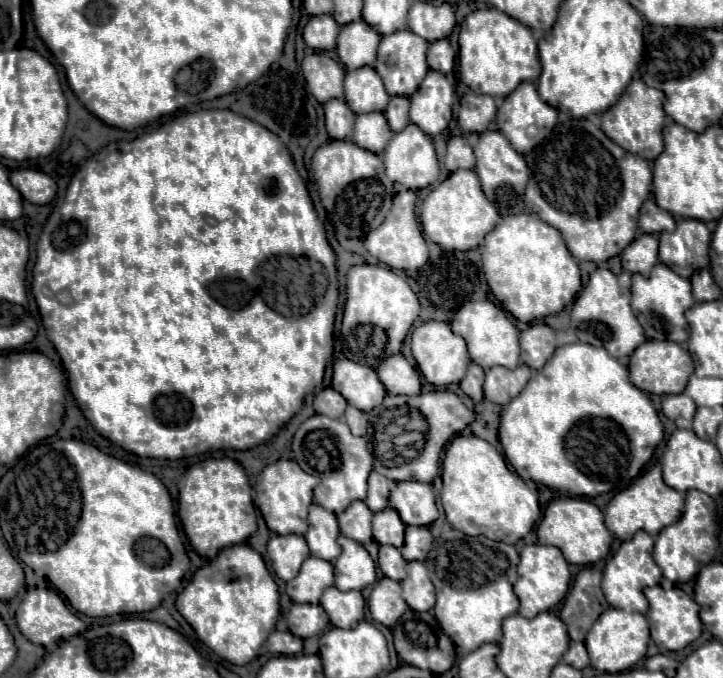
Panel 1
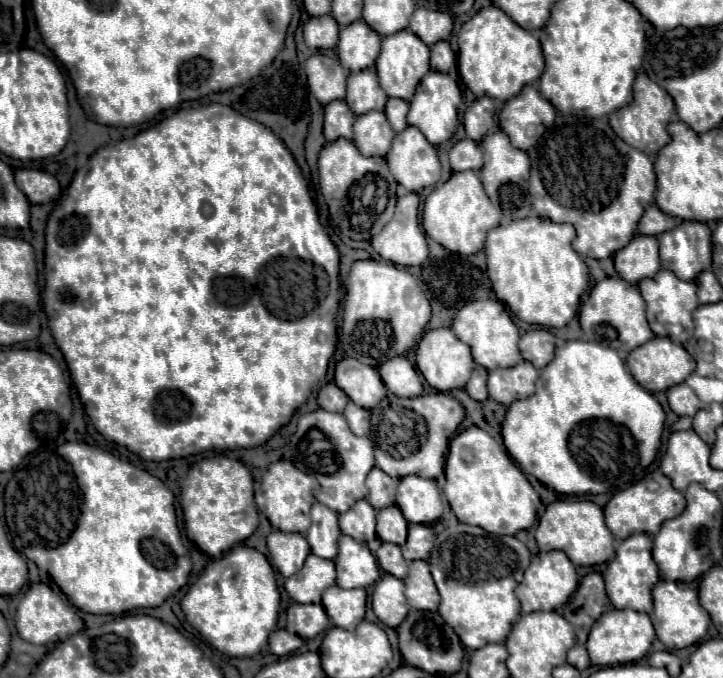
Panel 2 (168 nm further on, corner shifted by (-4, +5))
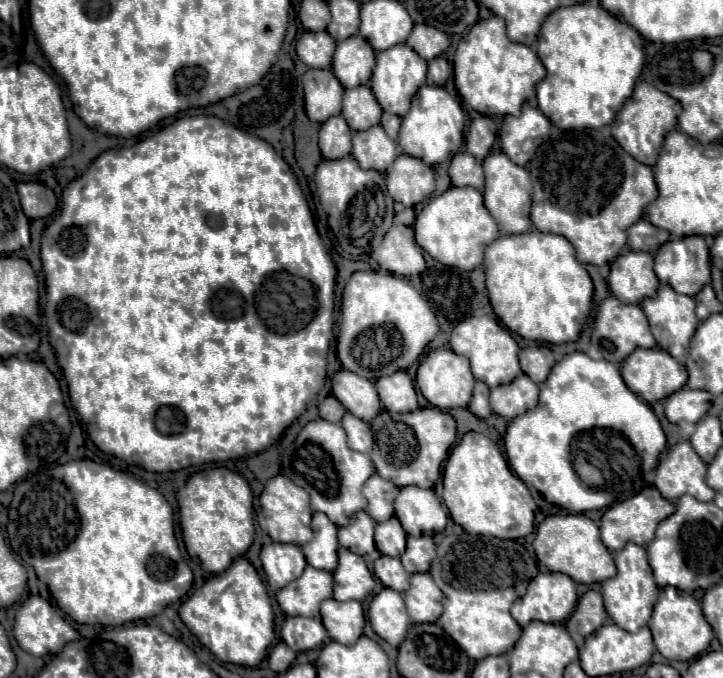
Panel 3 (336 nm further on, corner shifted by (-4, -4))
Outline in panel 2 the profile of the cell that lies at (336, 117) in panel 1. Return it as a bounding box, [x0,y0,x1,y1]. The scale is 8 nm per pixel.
[324,101,356,141]

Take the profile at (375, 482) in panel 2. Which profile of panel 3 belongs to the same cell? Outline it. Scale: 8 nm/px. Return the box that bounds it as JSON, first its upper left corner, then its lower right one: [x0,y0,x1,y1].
[364,474,398,522]

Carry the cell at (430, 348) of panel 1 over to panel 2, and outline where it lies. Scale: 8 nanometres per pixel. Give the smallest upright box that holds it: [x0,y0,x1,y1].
[416,329,474,391]

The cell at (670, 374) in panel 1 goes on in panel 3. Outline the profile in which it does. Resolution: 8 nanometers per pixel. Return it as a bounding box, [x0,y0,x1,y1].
[620,348,688,404]

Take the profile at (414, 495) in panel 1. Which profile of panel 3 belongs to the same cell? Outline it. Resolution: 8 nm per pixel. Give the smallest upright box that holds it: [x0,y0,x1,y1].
[396,486,448,536]

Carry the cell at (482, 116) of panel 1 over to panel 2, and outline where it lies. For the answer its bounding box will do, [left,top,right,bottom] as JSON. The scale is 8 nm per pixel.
[464,97,496,141]

